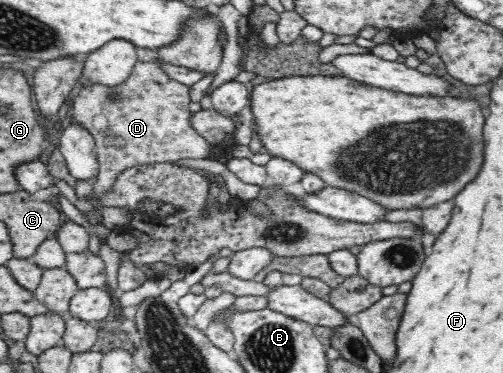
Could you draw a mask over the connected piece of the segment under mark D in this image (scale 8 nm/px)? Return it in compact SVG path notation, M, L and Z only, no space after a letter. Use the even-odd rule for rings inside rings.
M138 60L125 82L121 82L117 86L105 86L95 82L95 84L83 87L72 100L71 123L82 126L84 130L93 135L93 140L96 142L95 153L98 156L99 170L92 192L85 201L92 205L92 212L96 216L98 225L104 226L102 210L105 206L100 203L102 201L100 198L113 188L117 177L124 170L137 165L209 156L209 143L190 126L192 113L189 111L189 104L191 104L189 87L170 78L162 68L161 60L155 62Z

